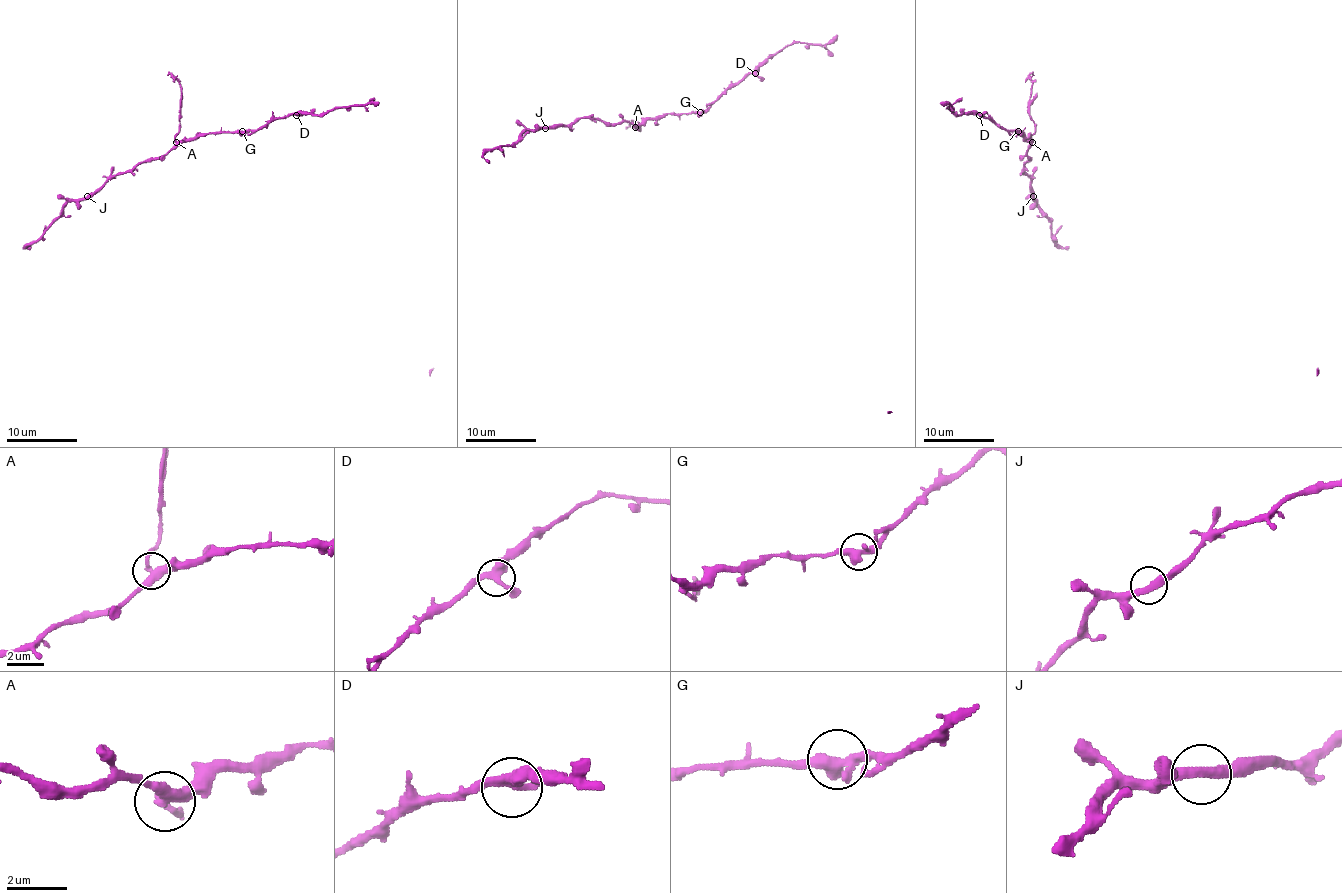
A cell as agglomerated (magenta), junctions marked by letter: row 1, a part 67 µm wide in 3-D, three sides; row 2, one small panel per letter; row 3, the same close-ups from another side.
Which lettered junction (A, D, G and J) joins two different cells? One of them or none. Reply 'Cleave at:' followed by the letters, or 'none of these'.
Cleave at: A

